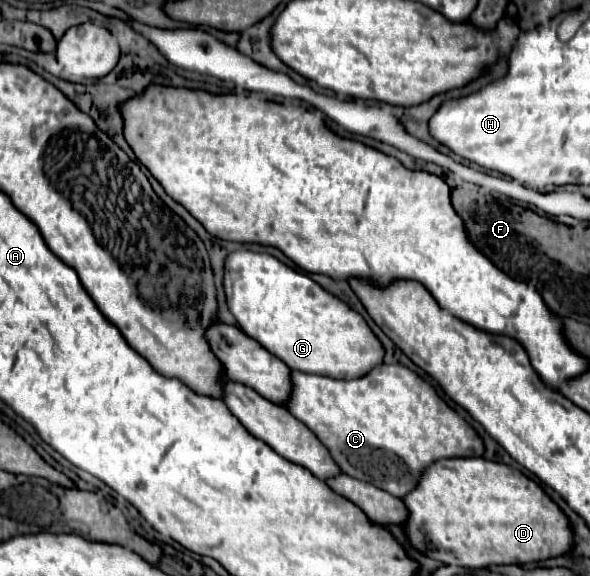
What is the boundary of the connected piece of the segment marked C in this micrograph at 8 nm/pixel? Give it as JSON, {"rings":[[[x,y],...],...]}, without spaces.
{"rings":[[[384,363],[378,369],[372,369],[366,377],[352,381],[292,371],[292,383],[294,393],[286,409],[316,433],[316,437],[330,449],[340,469],[354,479],[378,485],[380,489],[388,491],[398,499],[416,489],[418,479],[422,479],[424,471],[434,461],[484,455],[484,441],[474,431],[474,427],[466,419],[462,419],[452,407],[448,407],[428,381],[424,381],[404,365]]]}

